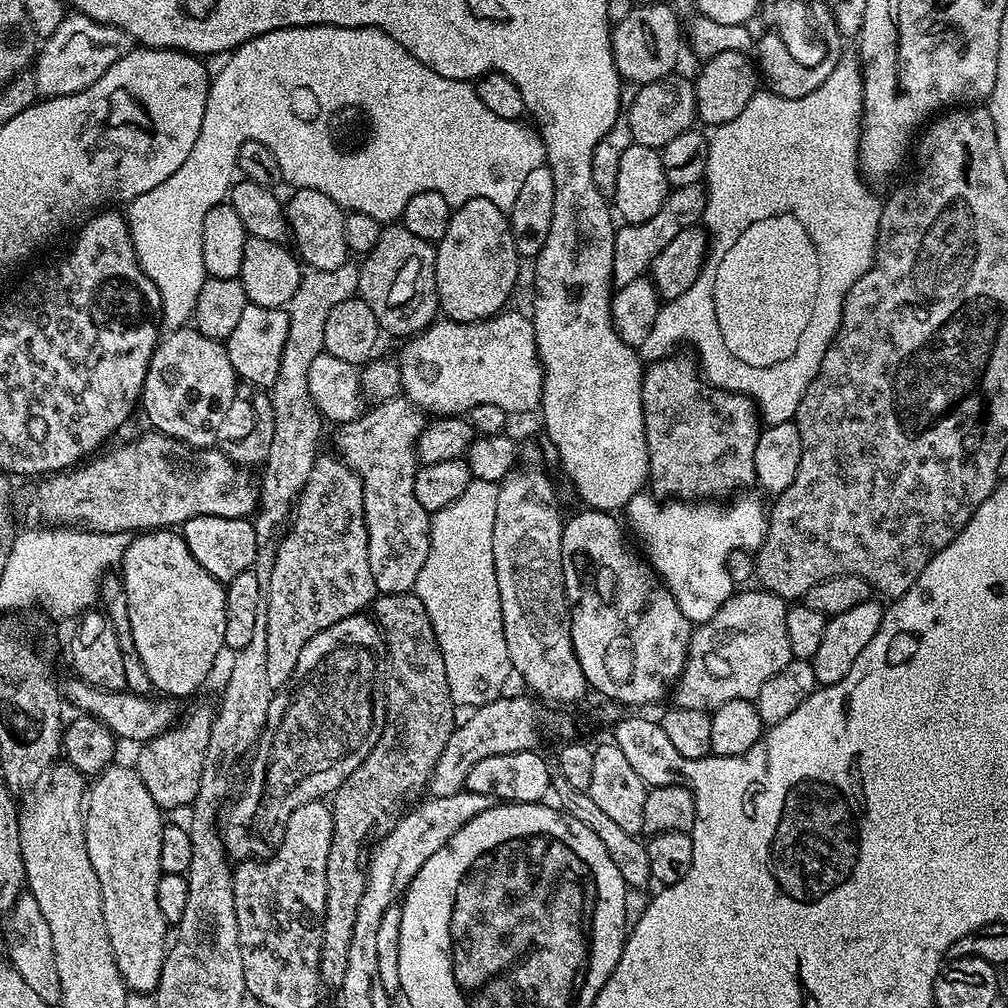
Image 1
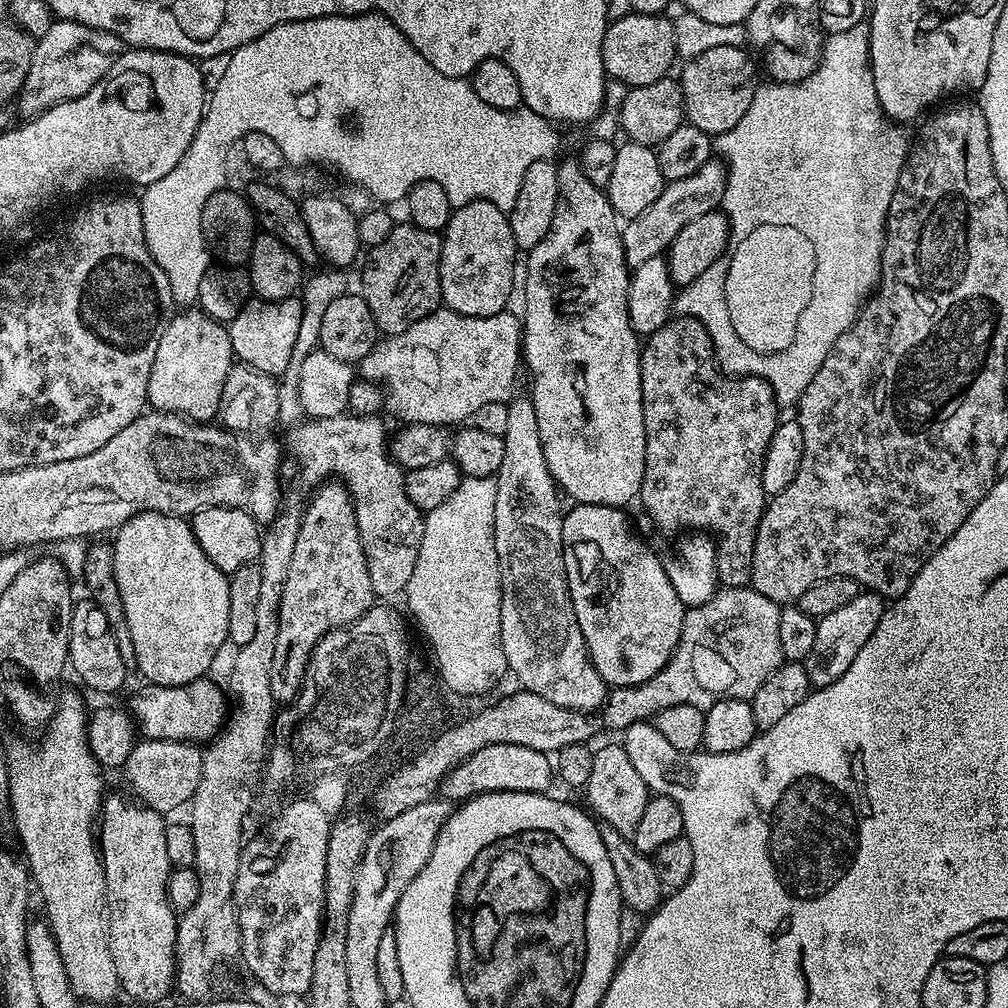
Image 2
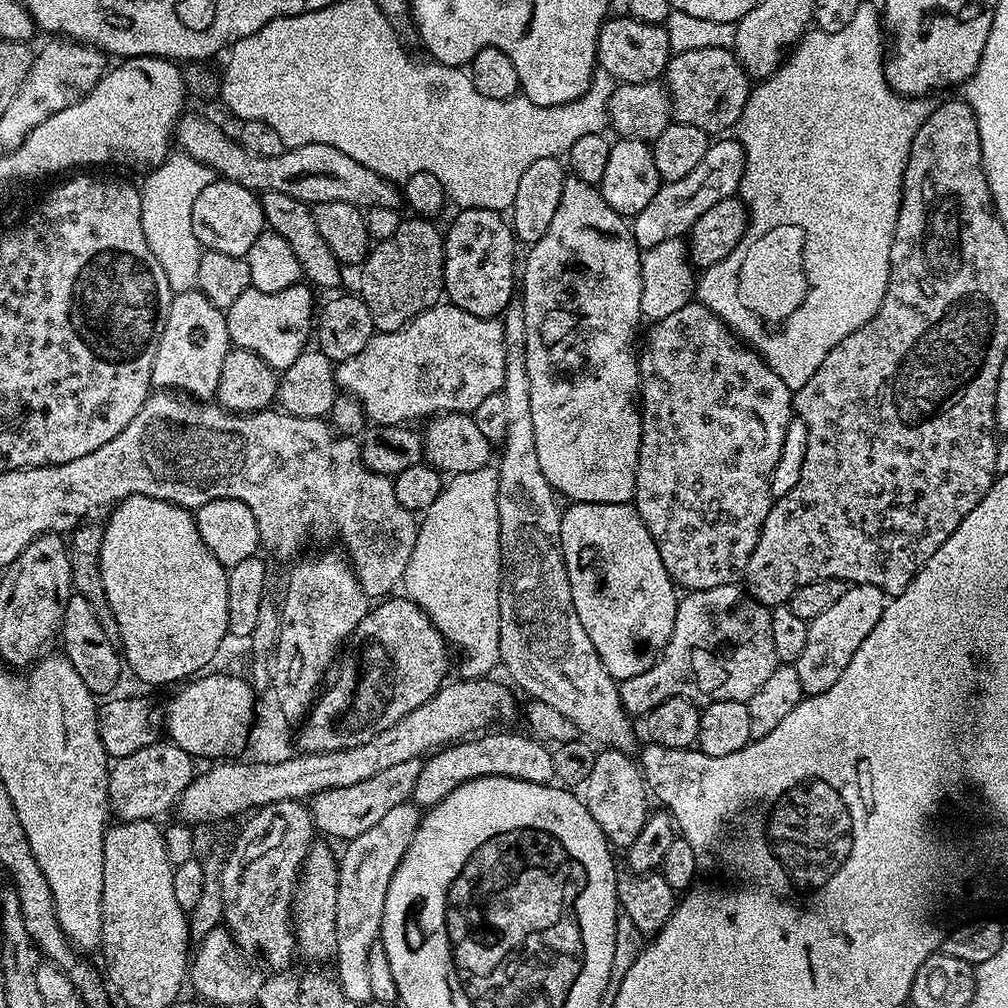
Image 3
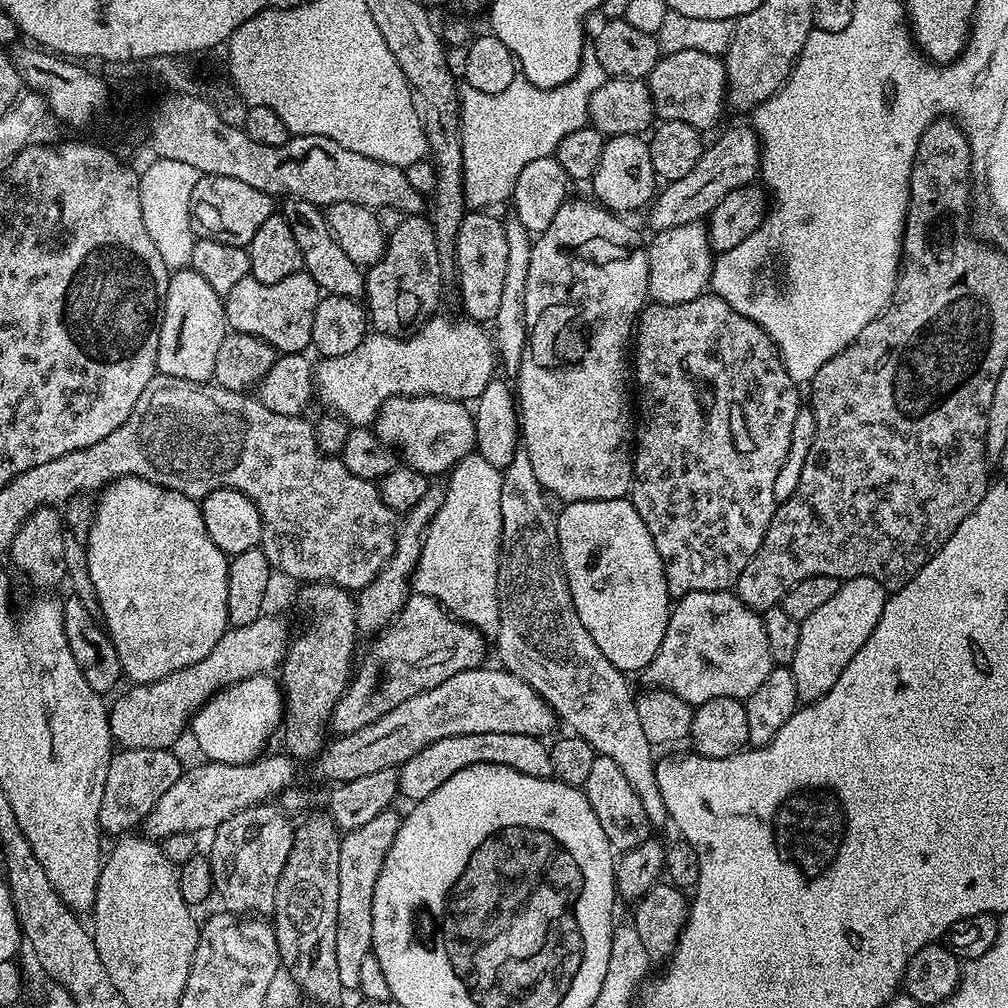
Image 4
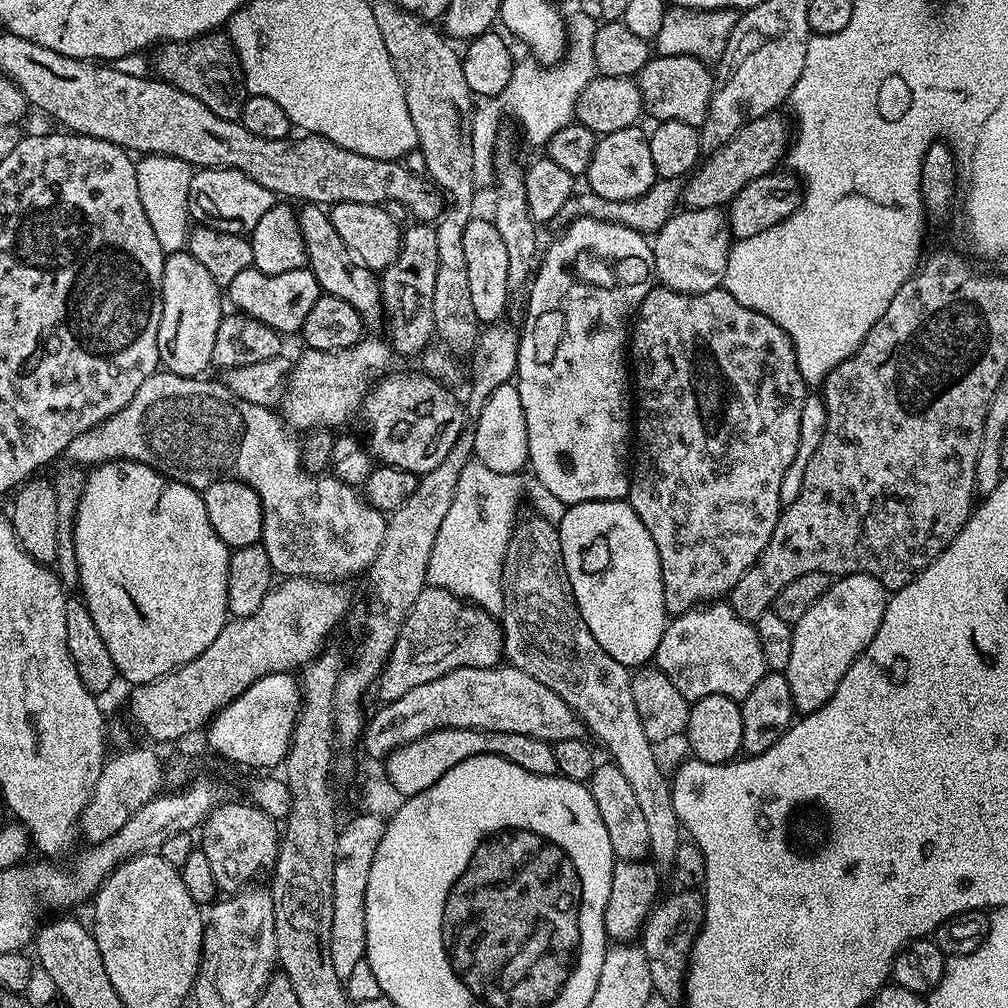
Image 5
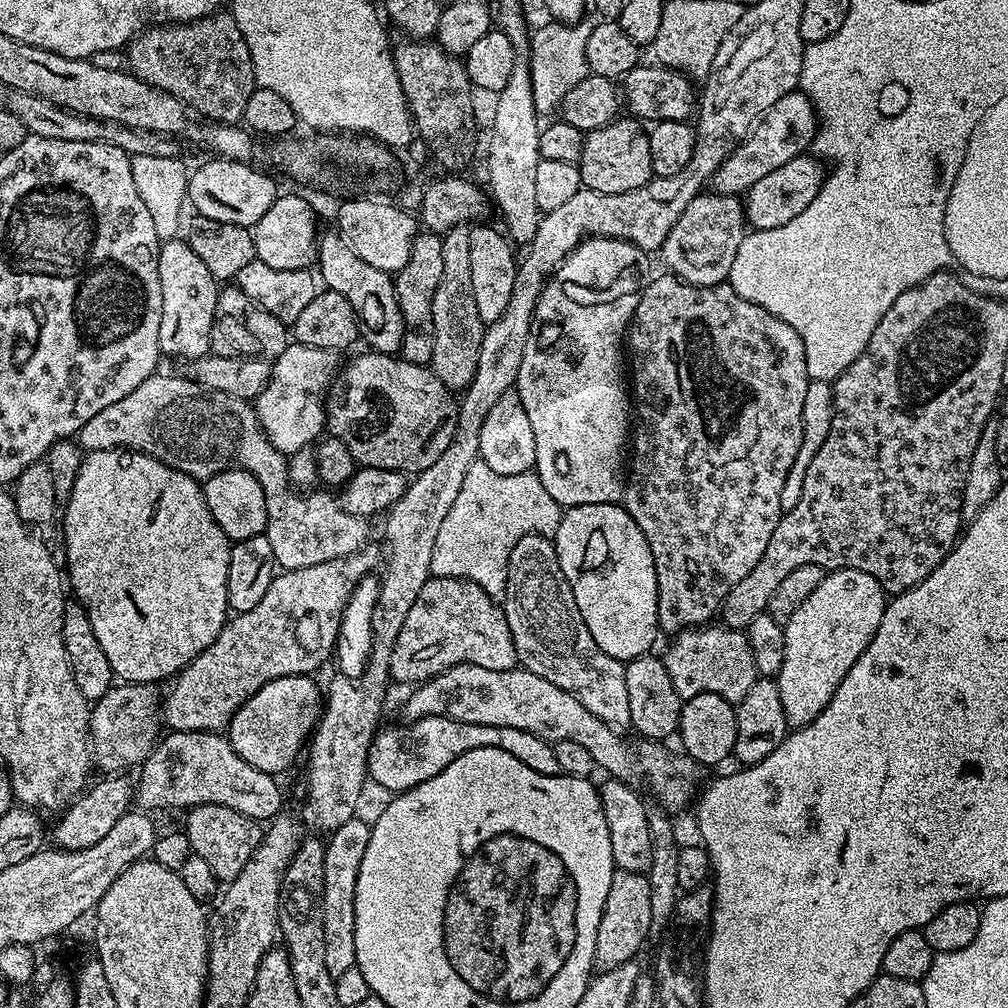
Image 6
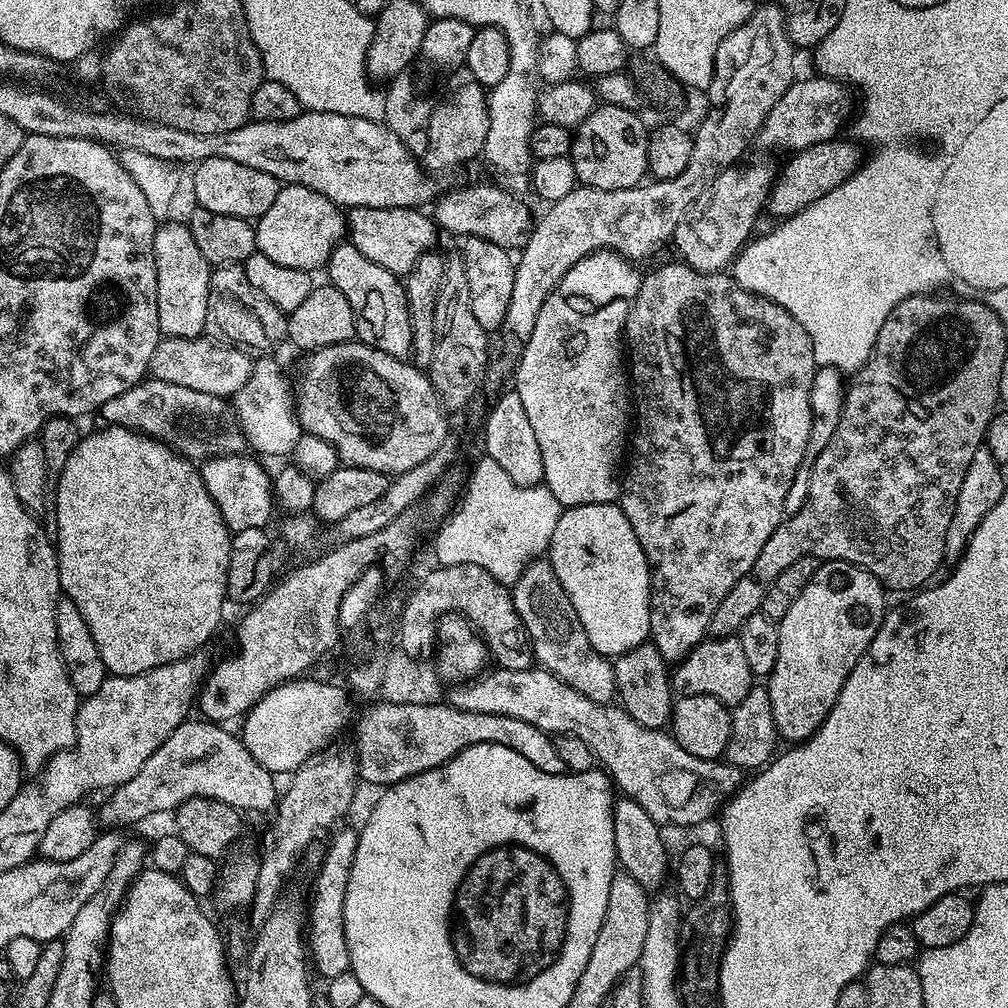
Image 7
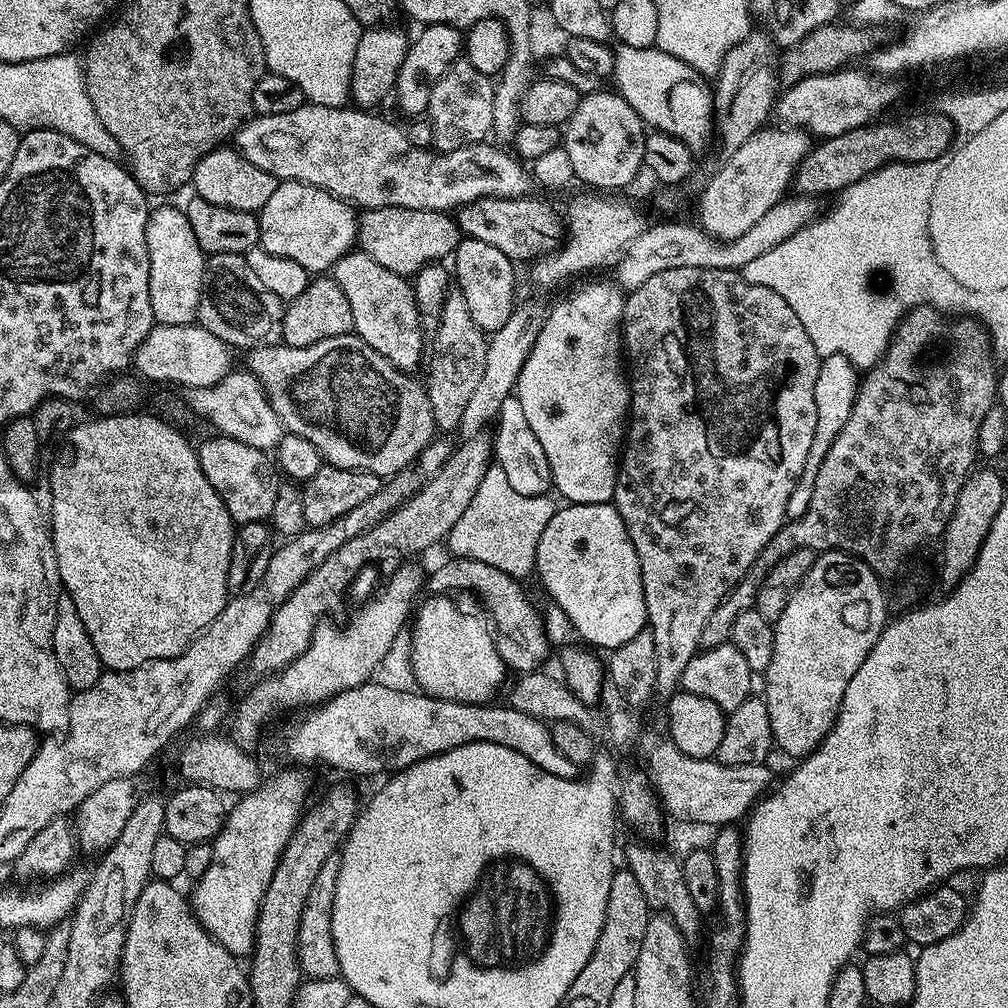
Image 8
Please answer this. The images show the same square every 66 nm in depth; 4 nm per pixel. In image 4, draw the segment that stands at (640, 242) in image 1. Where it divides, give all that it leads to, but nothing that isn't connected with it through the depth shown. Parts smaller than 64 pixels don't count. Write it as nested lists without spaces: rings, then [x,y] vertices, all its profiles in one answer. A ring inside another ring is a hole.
[[[728,128],[716,141],[705,147],[702,158],[698,158],[698,166],[686,174],[686,178],[669,180],[659,189],[647,209],[648,224],[653,233],[670,230],[674,226],[684,226],[703,221],[730,194],[730,190],[745,188],[757,179],[760,171],[760,153],[762,145],[756,129]]]

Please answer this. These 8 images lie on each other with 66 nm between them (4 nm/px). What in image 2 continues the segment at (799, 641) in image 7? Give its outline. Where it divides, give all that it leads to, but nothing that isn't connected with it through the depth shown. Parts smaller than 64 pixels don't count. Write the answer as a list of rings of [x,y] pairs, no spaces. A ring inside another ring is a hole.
[[[862,590],[852,601],[846,602],[846,606],[841,606],[839,610],[833,610],[831,614],[817,619],[814,647],[802,661],[808,675],[808,683],[813,689],[825,688],[838,682],[838,678],[842,678],[842,674],[850,670],[850,662],[858,658],[858,650],[862,650],[870,634],[874,634],[885,607],[885,597],[871,590]]]

